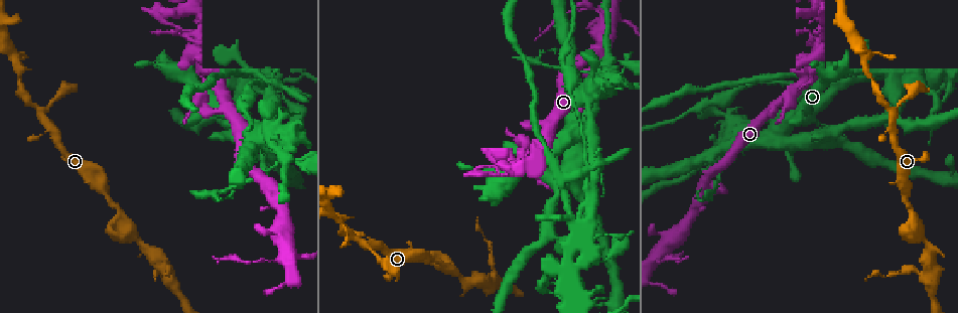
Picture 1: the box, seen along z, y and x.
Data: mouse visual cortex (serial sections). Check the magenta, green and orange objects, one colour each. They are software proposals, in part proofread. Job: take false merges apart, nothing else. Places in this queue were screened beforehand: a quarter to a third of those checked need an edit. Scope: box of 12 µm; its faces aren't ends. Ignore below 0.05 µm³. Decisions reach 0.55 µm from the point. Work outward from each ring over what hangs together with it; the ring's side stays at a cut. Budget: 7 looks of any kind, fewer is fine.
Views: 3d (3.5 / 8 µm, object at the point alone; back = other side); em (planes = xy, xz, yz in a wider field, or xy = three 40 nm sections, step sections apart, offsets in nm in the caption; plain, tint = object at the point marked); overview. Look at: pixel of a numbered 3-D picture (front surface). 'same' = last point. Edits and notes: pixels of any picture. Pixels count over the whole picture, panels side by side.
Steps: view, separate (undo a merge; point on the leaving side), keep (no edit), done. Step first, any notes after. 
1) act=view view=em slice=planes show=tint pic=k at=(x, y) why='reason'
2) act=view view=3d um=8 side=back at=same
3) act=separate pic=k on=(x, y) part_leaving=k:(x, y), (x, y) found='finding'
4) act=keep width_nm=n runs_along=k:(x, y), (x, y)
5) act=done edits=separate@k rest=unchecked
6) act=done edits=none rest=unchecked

act=view view=3d um=3.5 pic=1 at=(811, 73) why='a narrow waist'

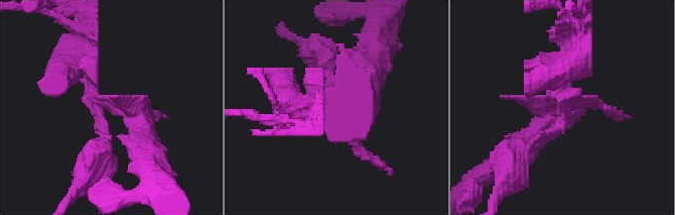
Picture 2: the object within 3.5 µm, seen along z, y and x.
act=view view=em slice=xy step=5 show=tint pic=2 at=(330, 105) why='shape alone is not enough'

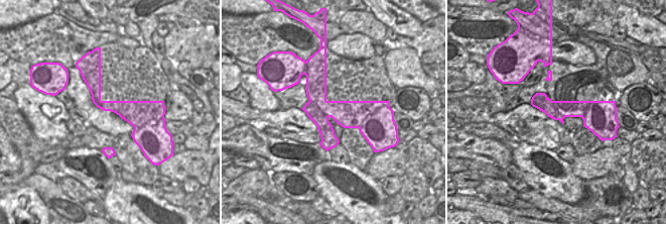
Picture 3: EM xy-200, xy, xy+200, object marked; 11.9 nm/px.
act=separate pic=2 on=(334, 69) border=3:(384, 106), (370, 114), (359, 128) found='a second cell is stuck on'

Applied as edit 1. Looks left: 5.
act=view view=overview why='see it whole again'

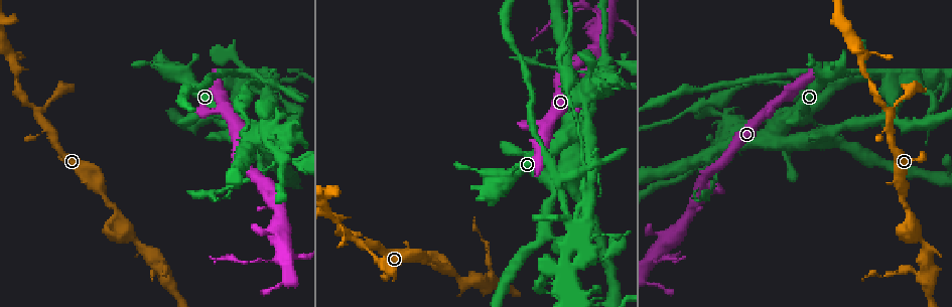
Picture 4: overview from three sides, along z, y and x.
act=view view=3d um=3.5 pic=4 at=(781, 141) why='thin neck'

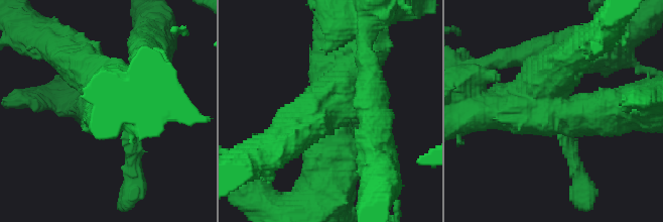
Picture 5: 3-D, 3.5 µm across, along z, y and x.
act=separate pic=5 on=(146, 40) part_leaving=5:(126, 105), (123, 87), (144, 56) found='two cells meet here'

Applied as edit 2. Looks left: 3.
act=view view=3d um=8 pic=4 at=(11, 58) why='three-way junction'

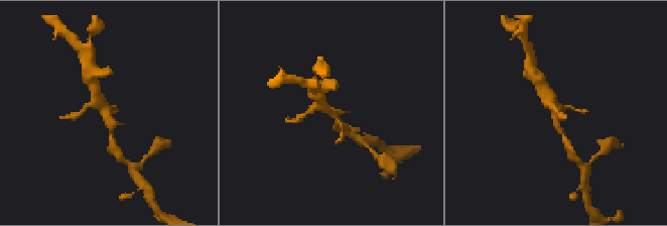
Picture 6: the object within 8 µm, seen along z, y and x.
act=view view=em slice=xy step=5 show=tint pic=6 at=(331, 112)

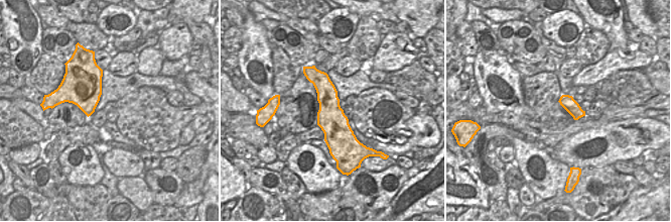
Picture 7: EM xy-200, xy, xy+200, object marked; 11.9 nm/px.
act=keep width_nm=340 runs_along=7:(312, 71), (326, 91), (339, 152) found='all the same cell'

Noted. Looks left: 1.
act=done edits=separate@2,separate@5 rest=unchecked

